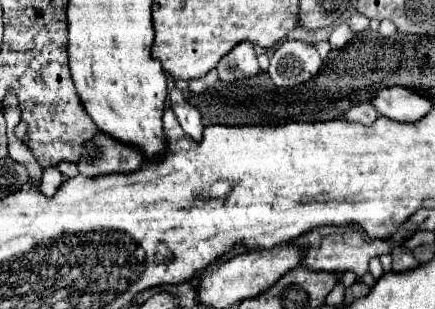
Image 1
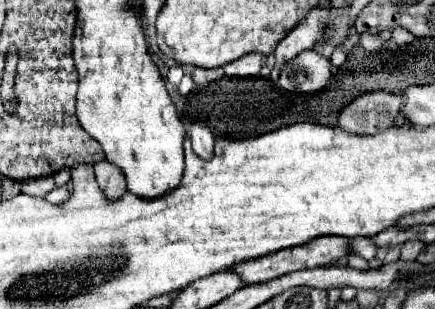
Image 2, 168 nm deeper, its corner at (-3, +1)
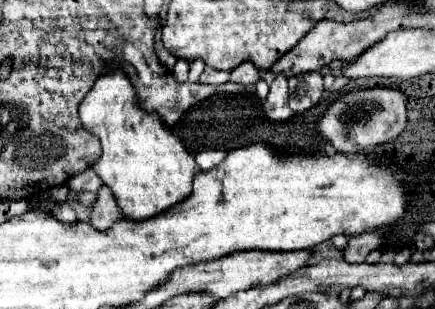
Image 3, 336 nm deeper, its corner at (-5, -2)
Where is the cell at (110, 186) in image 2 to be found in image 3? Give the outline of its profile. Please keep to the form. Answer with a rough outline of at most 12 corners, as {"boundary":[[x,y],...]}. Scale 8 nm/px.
{"boundary":[[108,186],[96,194],[90,216],[96,230],[106,230],[122,212]]}

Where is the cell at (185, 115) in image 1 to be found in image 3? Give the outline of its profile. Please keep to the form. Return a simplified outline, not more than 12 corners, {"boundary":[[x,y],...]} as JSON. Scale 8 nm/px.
{"boundary":[[204,148],[196,152],[200,170],[212,170],[224,158],[224,150]]}

